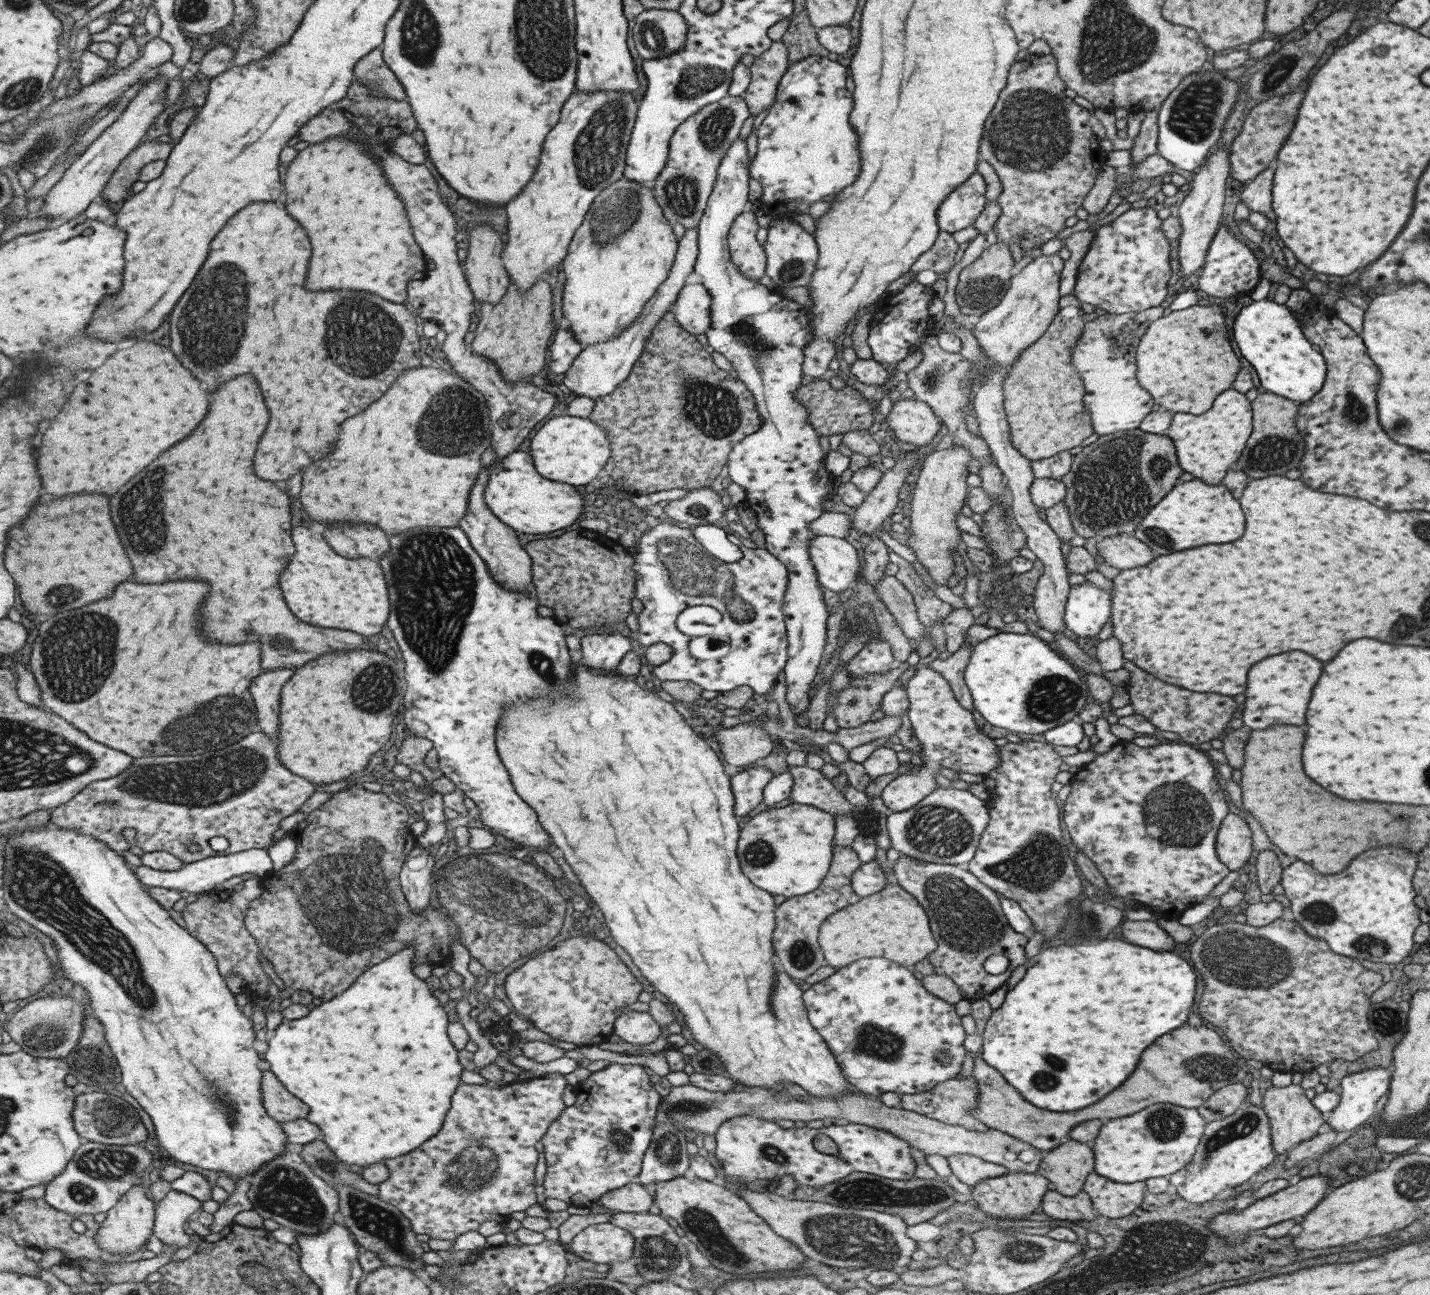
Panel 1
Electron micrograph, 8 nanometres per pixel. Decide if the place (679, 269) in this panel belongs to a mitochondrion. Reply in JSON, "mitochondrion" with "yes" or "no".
{"mitochondrion":"no"}

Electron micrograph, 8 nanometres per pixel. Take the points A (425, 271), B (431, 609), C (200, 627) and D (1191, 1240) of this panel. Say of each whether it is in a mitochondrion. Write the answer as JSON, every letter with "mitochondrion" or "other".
{"A":"other","B":"mitochondrion","C":"other","D":"mitochondrion"}

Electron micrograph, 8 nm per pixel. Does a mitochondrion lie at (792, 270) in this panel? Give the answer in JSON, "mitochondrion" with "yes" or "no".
{"mitochondrion":"yes"}

